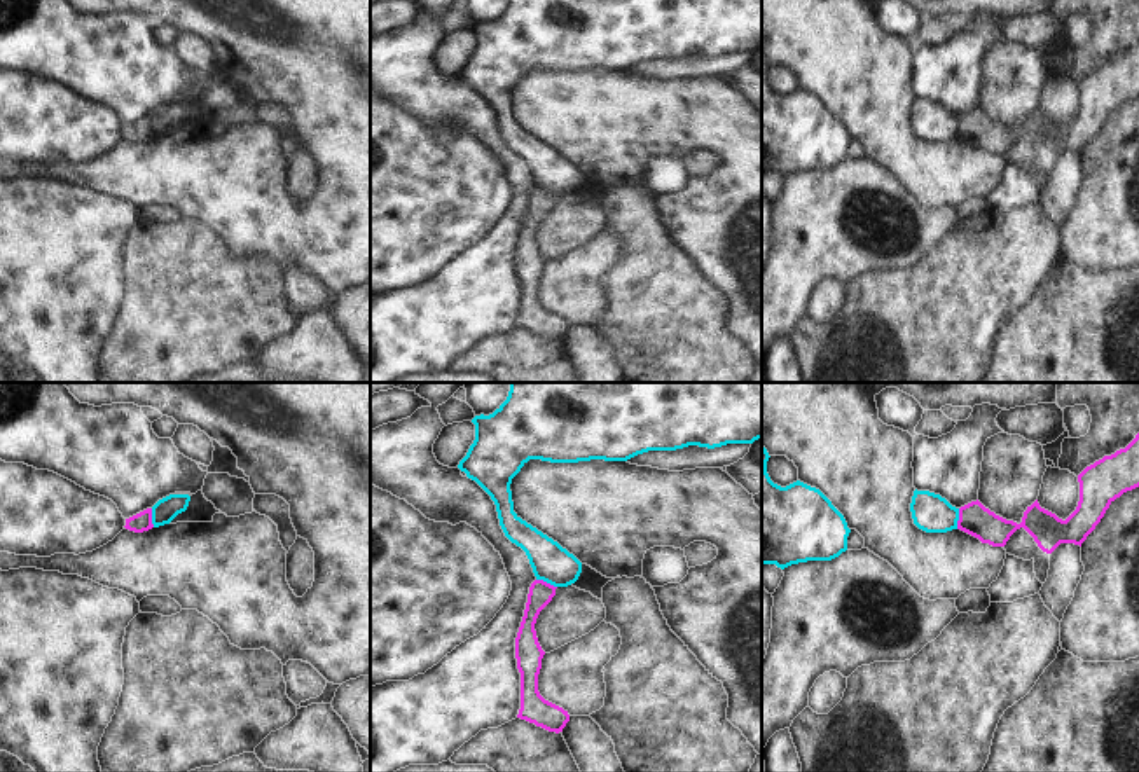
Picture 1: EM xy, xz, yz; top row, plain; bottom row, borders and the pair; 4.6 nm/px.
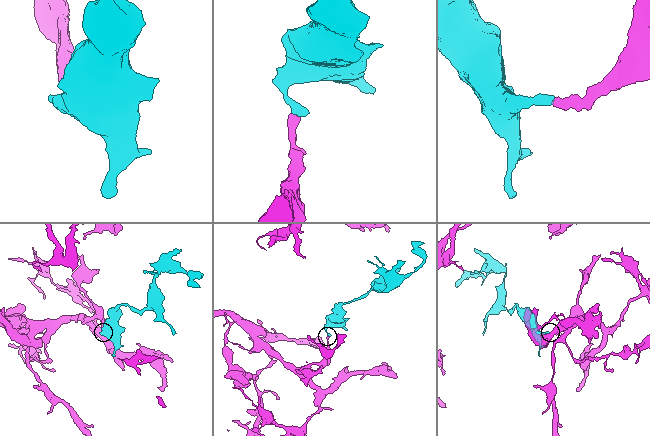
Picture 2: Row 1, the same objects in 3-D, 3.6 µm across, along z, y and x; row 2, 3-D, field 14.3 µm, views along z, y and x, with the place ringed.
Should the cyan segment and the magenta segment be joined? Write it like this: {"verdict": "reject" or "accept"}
{"verdict": "reject"}

